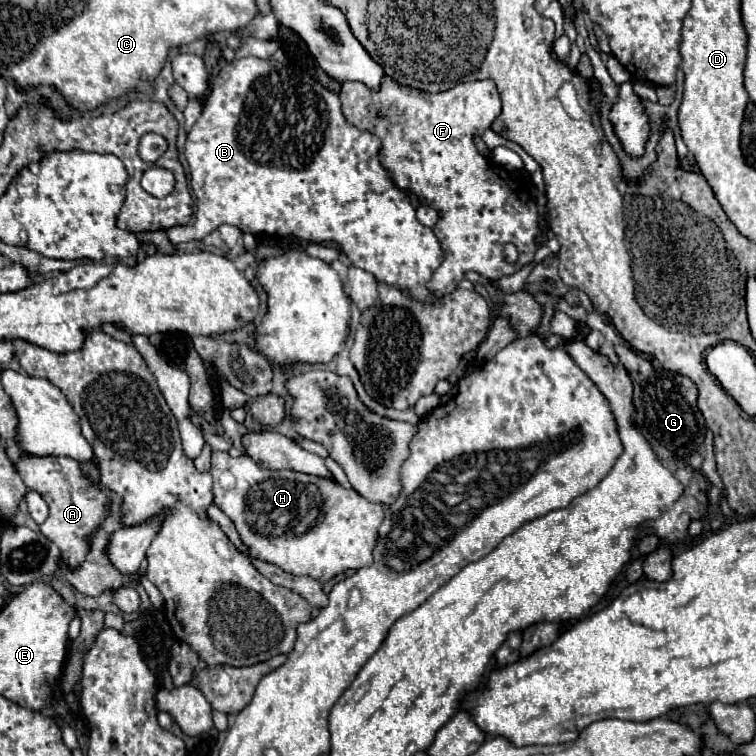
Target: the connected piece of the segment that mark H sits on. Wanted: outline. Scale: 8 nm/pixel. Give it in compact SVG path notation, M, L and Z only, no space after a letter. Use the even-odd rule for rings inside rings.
M214 451L210 473L214 477L214 505L218 505L232 519L242 543L250 549L250 557L278 565L282 571L292 575L308 575L320 583L326 583L348 569L372 565L372 549L378 539L378 527L384 519L384 505L372 503L354 489L344 489L332 479L298 471L262 469L248 455L234 459L224 451Z

